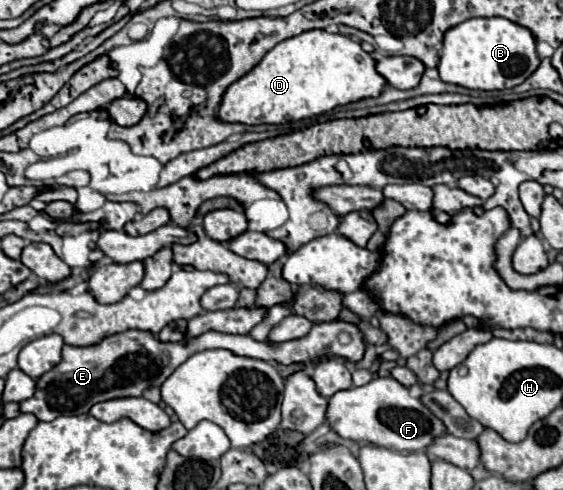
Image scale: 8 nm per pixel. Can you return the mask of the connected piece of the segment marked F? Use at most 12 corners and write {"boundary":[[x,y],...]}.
{"boundary":[[393,377],[331,395],[343,439],[423,451],[445,425]]}

